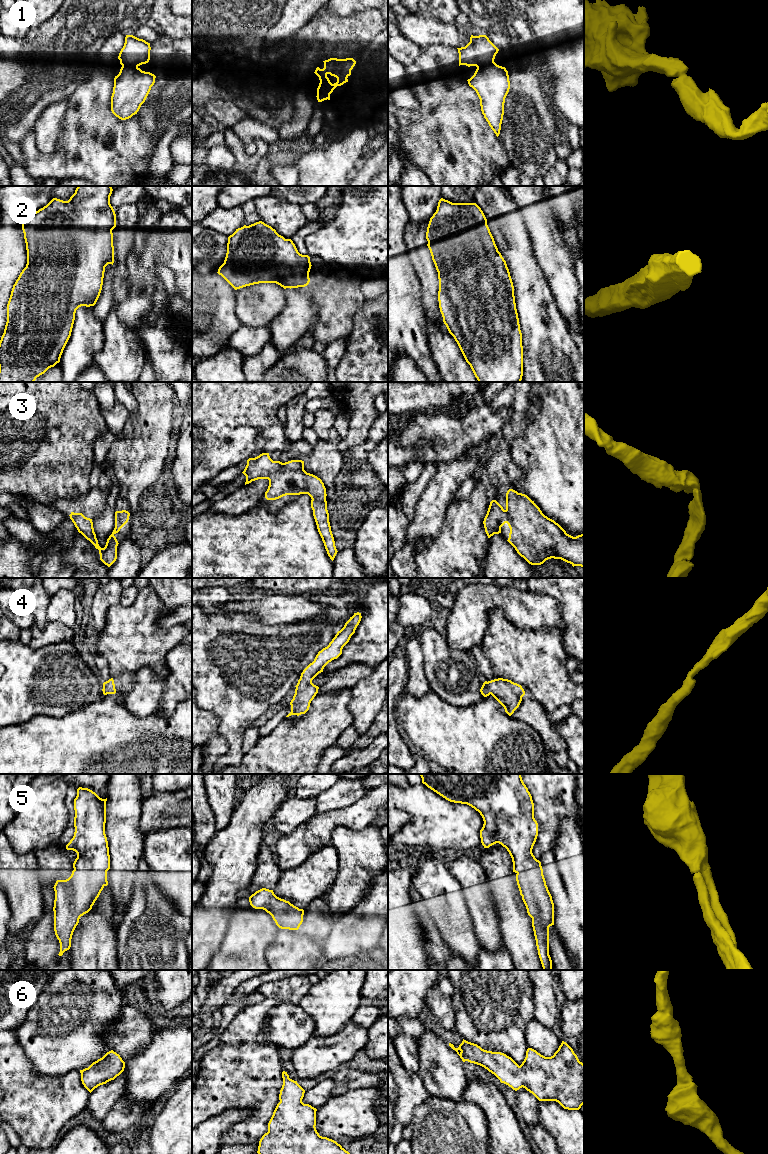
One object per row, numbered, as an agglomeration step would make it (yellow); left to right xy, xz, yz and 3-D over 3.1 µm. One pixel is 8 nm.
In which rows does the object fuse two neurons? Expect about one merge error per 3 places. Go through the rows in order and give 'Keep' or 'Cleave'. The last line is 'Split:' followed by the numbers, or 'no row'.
1: Keep
2: Keep
3: Keep
4: Keep
5: Keep
6: Keep
Split: no row

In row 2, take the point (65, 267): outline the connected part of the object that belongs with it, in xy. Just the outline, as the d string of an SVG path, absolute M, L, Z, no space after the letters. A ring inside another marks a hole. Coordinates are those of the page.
M78 186L68 201L53 198L46 206L28 215L22 222L27 250L27 264L13 285L7 304L7 322L0 340L0 382L34 382L49 368L60 362L63 350L71 336L76 310L81 306L94 306L100 296L105 267L114 263L112 230L116 227L116 214L110 204L111 186Z

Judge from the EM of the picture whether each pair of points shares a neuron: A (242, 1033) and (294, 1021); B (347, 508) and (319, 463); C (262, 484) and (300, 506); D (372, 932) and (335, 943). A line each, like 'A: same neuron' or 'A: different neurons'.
A: different neurons
B: same neuron
C: different neurons
D: same neuron

